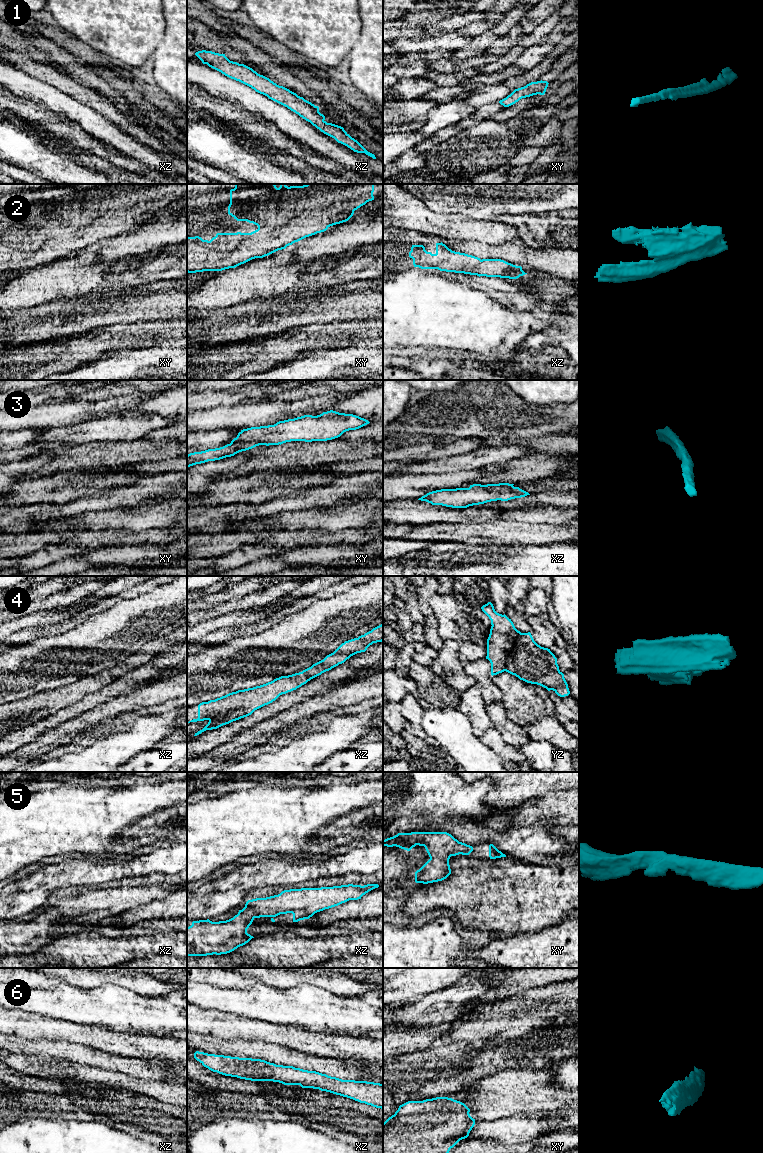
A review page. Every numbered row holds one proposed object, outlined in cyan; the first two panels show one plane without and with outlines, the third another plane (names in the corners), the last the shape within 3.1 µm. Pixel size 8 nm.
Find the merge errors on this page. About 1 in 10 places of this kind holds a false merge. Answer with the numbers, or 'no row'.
no row

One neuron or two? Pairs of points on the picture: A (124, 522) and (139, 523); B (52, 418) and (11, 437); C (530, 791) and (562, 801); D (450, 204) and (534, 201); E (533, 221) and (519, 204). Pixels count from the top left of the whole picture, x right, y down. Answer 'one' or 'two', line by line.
A: one
B: two
C: two
D: one
E: two

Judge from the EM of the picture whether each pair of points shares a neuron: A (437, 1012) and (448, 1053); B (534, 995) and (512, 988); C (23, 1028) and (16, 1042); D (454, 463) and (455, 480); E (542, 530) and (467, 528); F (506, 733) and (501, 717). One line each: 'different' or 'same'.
A: different
B: different
C: different
D: different
E: same
F: same

